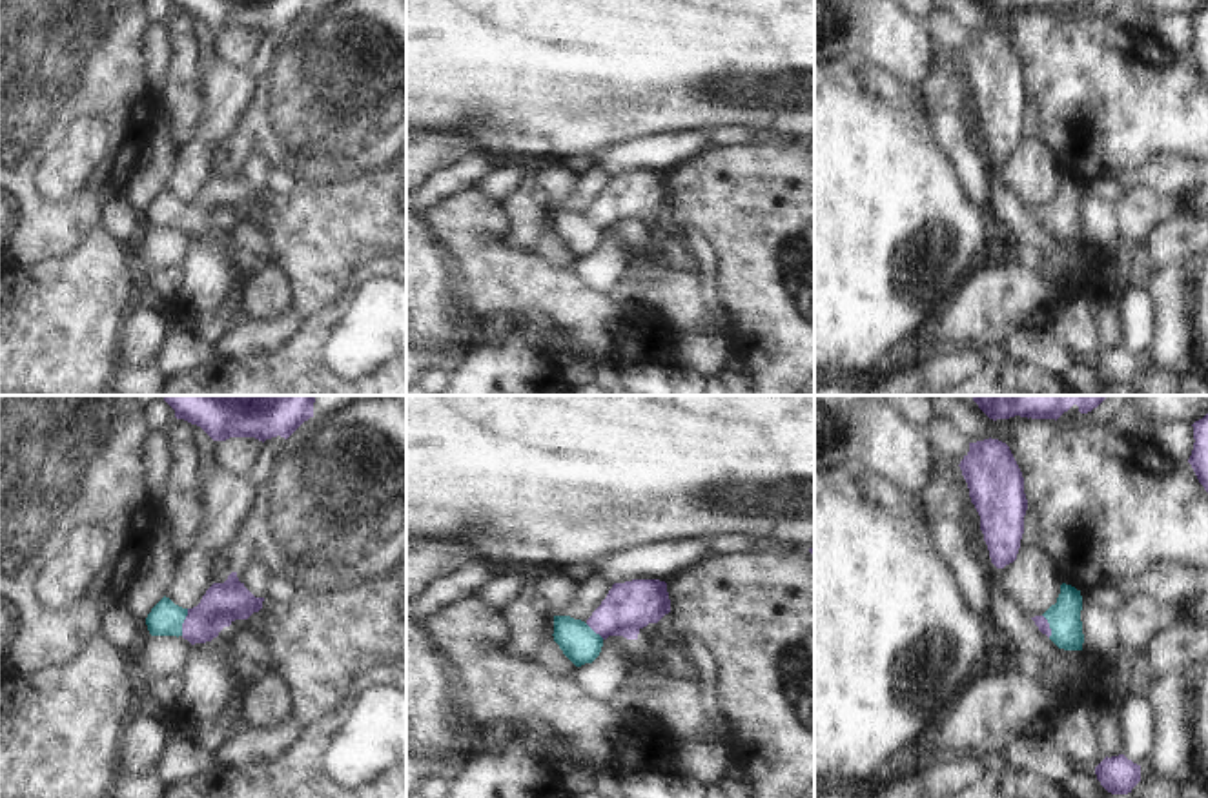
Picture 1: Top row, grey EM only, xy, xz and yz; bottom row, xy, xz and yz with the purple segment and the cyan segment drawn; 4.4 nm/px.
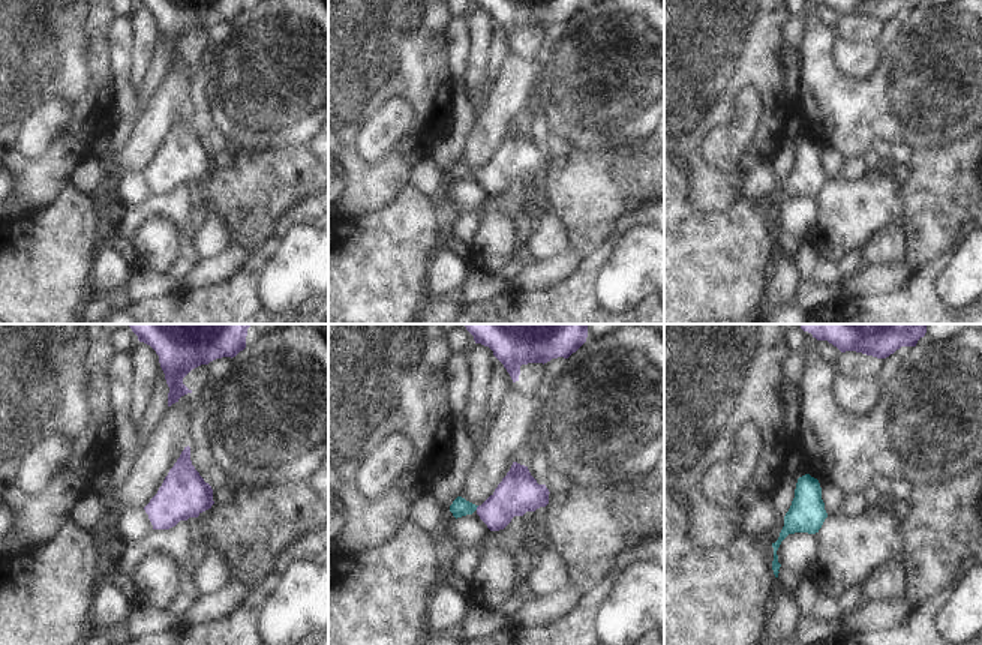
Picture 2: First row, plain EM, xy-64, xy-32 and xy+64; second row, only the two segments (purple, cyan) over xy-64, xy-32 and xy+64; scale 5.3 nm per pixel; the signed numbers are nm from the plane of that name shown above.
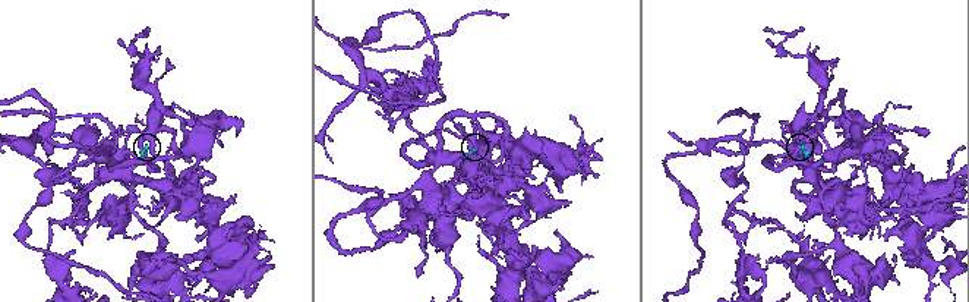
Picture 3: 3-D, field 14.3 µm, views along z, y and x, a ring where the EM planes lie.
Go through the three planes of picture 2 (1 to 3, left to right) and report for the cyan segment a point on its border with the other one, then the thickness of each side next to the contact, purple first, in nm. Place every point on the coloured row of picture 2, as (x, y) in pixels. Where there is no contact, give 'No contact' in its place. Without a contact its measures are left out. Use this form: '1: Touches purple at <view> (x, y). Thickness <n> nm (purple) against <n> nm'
1: No contact
2: Touches purple at xy-32 (477, 507). Thickness 220 nm (purple) against 100 nm
3: No contact.

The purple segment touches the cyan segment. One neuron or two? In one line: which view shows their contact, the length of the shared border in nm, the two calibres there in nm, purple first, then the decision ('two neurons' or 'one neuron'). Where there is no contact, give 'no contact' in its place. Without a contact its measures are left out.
meets purple in xy; contact 120 nm long; 180 nm thick on the purple side, 150 nm on the other; one neuron

